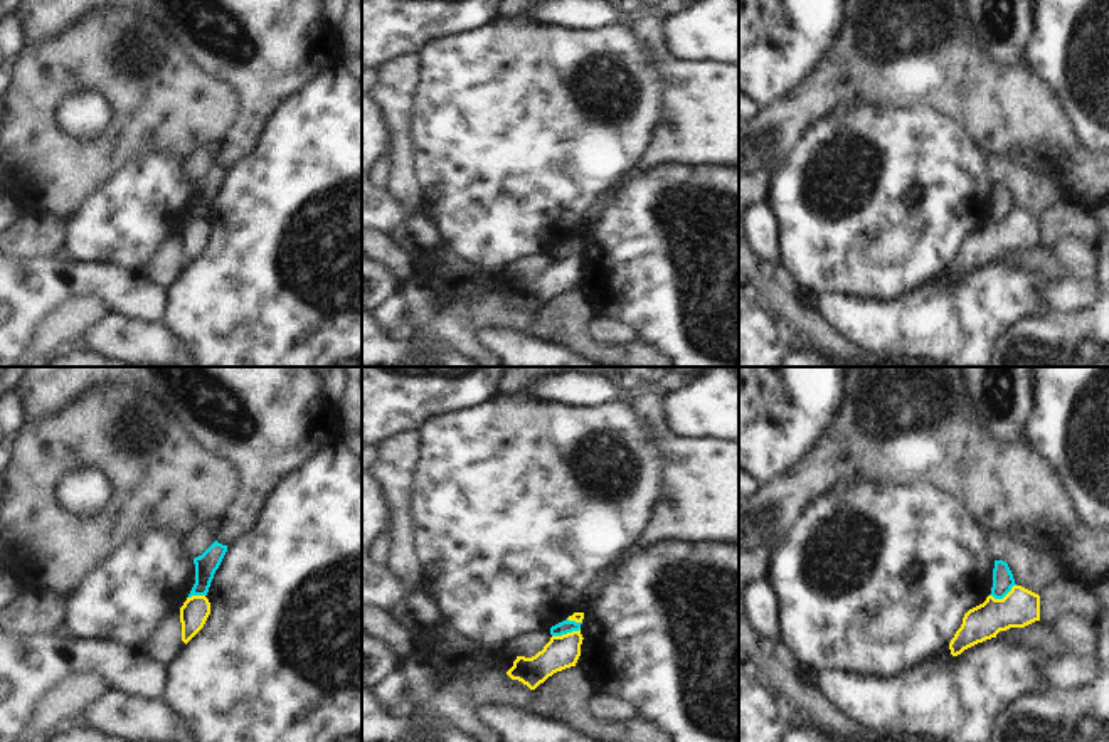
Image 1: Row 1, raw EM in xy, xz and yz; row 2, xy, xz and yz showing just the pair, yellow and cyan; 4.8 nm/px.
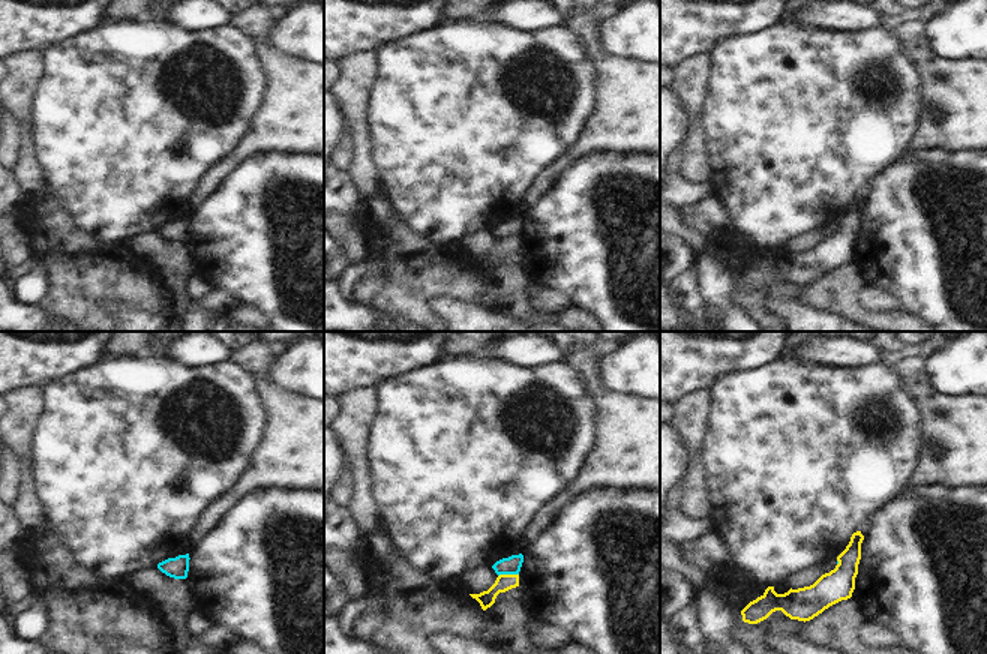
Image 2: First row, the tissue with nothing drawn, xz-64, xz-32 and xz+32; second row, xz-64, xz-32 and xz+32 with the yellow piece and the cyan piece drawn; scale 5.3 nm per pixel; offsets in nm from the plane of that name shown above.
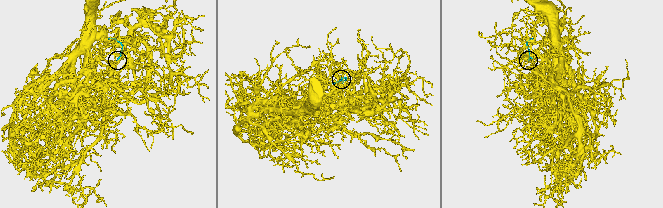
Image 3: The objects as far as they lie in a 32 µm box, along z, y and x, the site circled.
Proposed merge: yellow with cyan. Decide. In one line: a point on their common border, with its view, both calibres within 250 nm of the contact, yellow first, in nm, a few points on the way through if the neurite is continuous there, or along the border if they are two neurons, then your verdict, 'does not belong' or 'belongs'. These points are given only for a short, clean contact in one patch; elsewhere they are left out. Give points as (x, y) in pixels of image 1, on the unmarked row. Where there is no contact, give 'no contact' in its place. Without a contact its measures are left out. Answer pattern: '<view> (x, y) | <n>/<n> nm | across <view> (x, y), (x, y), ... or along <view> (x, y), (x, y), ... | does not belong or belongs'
xz (567, 256) | 160/70 nm | along xz (579, 251), (552, 259) | does not belong

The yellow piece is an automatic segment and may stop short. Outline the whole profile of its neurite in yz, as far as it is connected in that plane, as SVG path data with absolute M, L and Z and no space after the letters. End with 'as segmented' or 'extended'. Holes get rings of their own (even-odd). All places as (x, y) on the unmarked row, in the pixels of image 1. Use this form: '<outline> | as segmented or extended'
M1013 209L1003 222L988 219L983 227L964 237L961 251L949 266L951 278L958 279L978 266L996 261L1000 254L1025 251L1035 244L1040 244L1040 219Z | as segmented

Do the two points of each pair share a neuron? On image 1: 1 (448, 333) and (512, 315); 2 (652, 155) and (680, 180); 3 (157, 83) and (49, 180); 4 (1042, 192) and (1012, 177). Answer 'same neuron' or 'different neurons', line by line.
1: same neuron
2: different neurons
3: same neuron
4: same neuron

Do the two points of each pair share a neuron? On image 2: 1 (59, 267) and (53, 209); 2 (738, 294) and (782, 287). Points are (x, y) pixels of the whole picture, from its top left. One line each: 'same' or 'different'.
1: same
2: same

